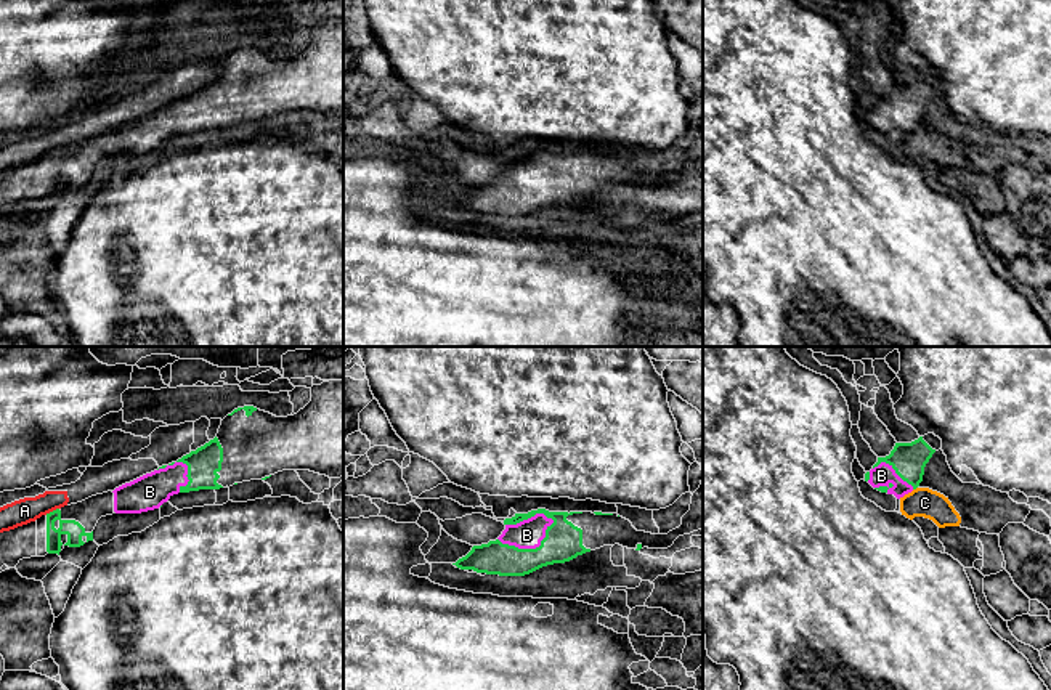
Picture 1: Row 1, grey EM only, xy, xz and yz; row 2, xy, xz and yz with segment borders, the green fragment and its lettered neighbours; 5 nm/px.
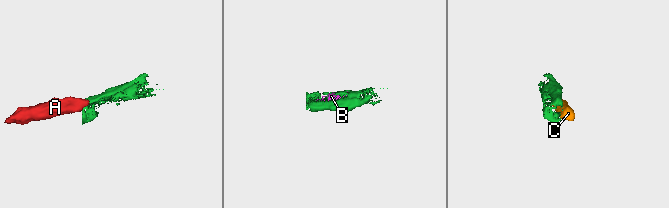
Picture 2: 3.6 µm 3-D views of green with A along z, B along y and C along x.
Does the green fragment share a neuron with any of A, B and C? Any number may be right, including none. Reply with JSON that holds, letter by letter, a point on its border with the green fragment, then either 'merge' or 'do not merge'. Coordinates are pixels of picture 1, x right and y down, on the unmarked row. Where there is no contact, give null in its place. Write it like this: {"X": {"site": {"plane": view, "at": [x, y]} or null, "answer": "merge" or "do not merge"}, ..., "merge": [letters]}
{"A": {"site": {"plane": "xy", "at": [53, 151]}, "answer": "do not merge"}, "B": {"site": {"plane": "xz", "at": [530, 190]}, "answer": "merge"}, "C": {"site": {"plane": "yz", "at": [915, 129]}, "answer": "do not merge"}, "merge": ["B"]}

